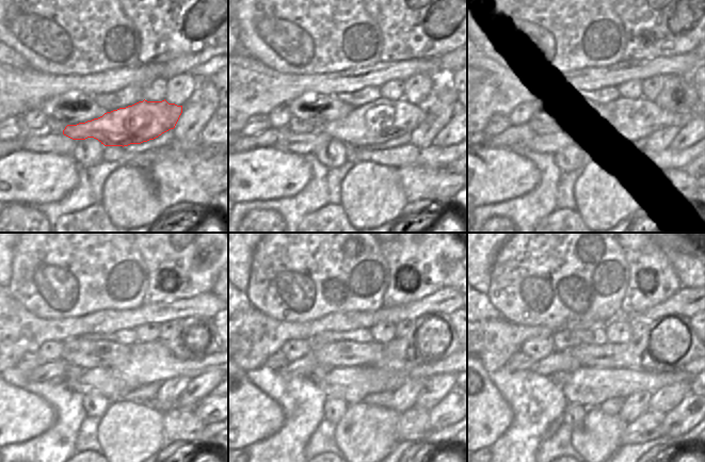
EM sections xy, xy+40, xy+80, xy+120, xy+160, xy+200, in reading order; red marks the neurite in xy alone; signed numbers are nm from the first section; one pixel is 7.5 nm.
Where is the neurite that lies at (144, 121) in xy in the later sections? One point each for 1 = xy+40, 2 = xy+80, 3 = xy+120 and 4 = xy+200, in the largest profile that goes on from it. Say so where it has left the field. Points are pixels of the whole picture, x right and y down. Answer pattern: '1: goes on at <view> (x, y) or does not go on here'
1: goes on at xy+40 (383, 120)
2: goes on at xy+80 (624, 121)
3: goes on at xy+120 (146, 363)
4: goes on at xy+200 (684, 368)

